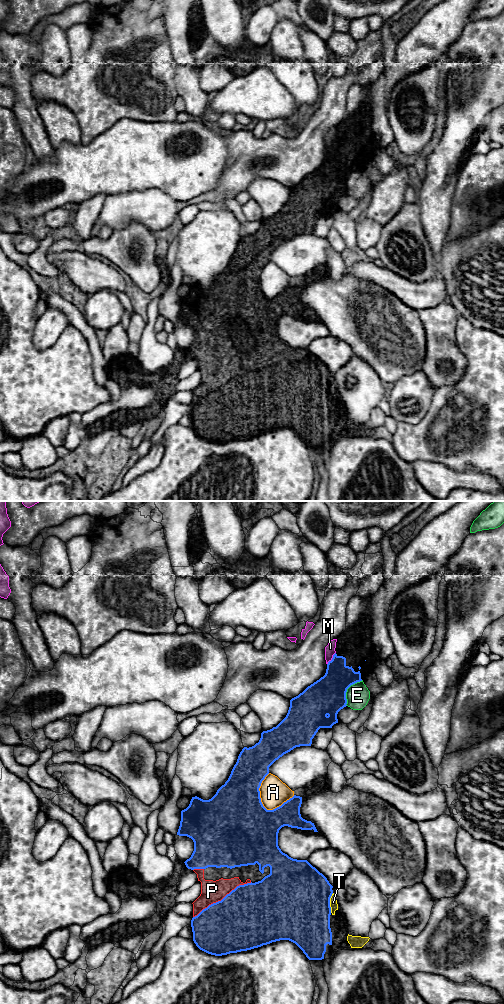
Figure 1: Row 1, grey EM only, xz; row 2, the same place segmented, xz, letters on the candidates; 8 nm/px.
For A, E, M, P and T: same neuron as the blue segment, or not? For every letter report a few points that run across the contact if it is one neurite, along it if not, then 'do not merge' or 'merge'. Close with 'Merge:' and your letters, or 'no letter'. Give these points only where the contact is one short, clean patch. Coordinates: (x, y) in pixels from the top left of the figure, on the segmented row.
A: do not merge
E: do not merge
M: xz (335, 652), (327, 664) | do not merge
P: merge
T: merge
Merge: P, T

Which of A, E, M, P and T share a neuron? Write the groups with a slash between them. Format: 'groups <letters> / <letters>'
groups A / E / M / P T

